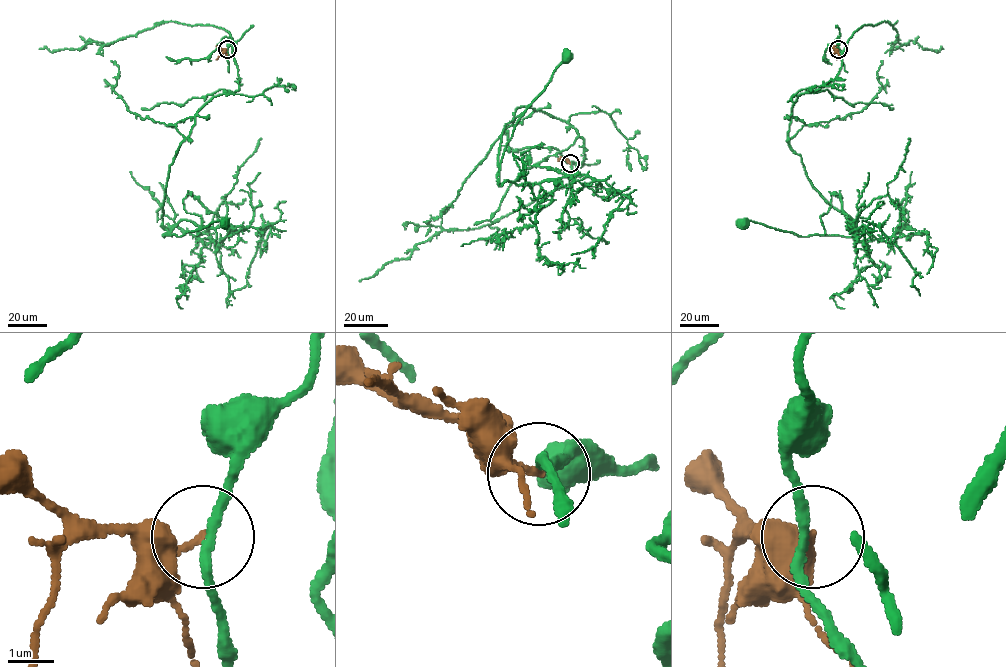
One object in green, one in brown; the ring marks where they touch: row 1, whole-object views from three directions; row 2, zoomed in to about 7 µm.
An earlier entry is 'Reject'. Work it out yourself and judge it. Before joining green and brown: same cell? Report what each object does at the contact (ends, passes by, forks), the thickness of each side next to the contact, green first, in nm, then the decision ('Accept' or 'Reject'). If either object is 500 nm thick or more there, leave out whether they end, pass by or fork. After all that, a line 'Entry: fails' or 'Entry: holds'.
At the ring green passes by. At the ring brown ends. Thickness 200 nm (green) against 200 nm. Reject
Entry: holds

